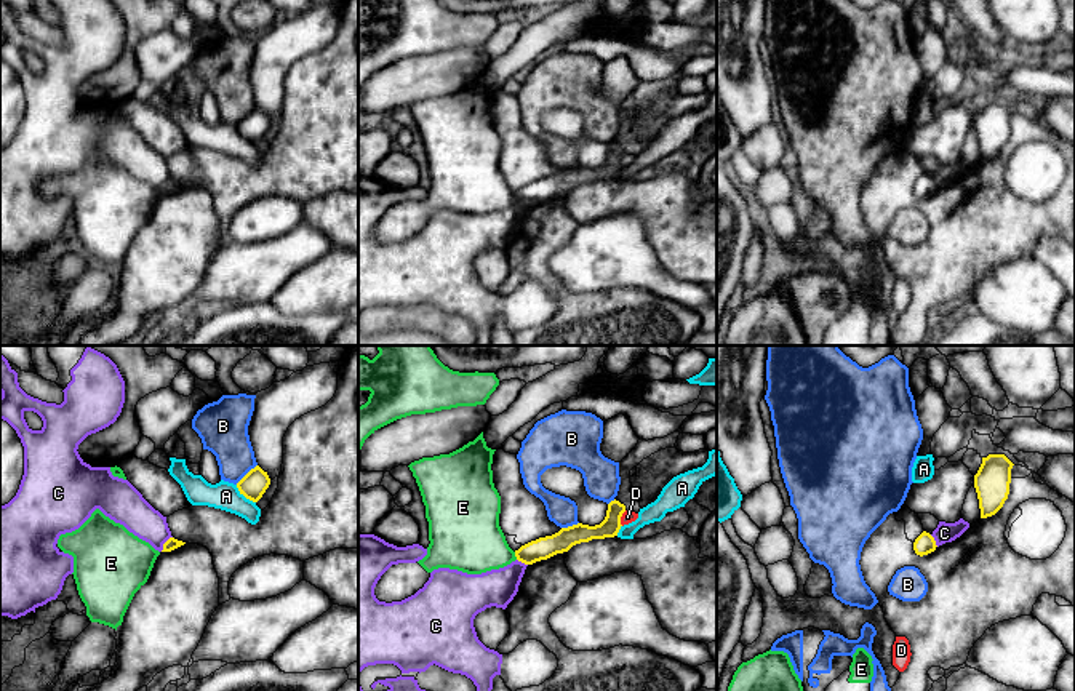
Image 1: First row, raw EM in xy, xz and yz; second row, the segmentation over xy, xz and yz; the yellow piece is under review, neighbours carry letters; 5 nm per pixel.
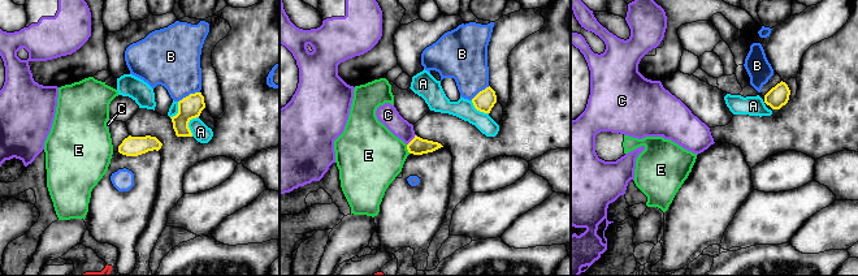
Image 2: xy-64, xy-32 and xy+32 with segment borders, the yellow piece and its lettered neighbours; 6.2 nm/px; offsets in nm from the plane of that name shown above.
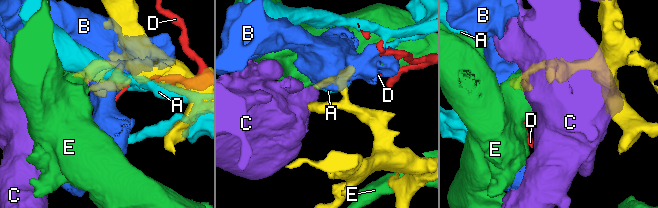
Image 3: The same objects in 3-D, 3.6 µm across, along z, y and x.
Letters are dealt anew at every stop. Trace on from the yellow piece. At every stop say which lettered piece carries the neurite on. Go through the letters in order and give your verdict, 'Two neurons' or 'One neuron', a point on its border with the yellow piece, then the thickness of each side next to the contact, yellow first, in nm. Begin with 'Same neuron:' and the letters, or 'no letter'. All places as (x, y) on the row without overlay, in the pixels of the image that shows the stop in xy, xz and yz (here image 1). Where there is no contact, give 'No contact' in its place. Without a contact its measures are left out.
Same neuron: no letter
A: Two neurons. Touches yellow at xy (245, 138). Thickness 140 nm (yellow) against 140 nm
B: Two neurons. Touches yellow at xy (247, 115). Thickness 140 nm (yellow) against 240 nm
C: Two neurons. Touches yellow at xy (163, 186). Thickness 60 nm (yellow) against 180 nm
D: Two neurons. Touches yellow at xz (619, 160). Thickness 100 nm (yellow) against 60 nm
E: Two neurons. Touches yellow at xz (515, 197). Thickness 110 nm (yellow) against 320 nm

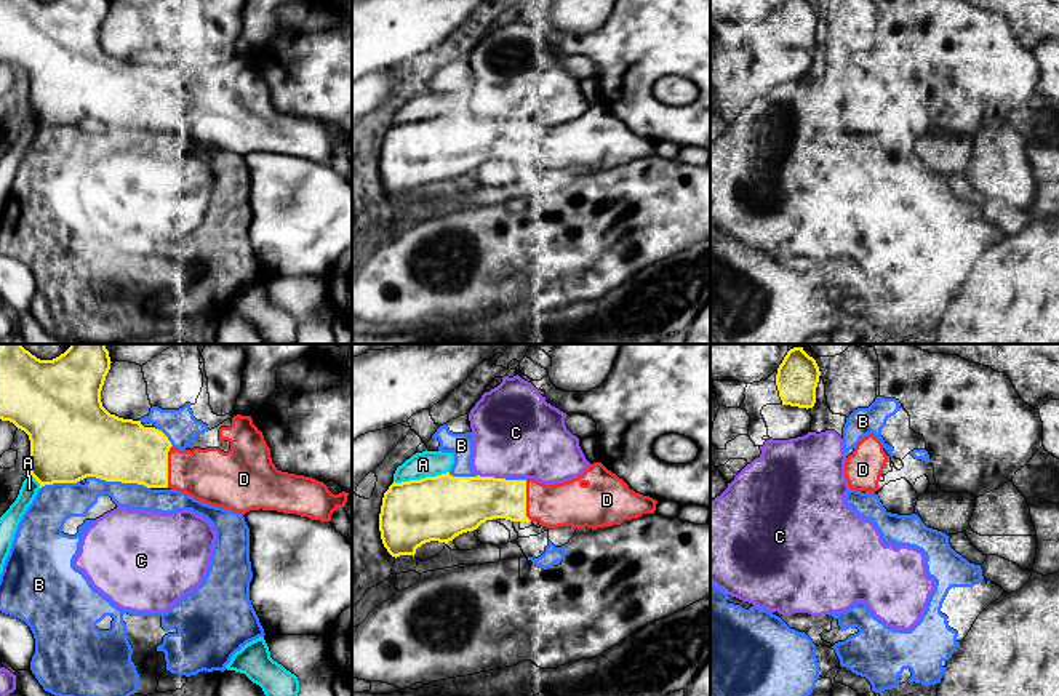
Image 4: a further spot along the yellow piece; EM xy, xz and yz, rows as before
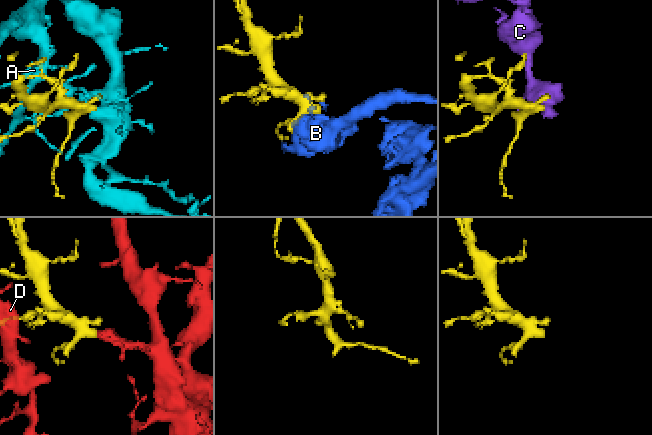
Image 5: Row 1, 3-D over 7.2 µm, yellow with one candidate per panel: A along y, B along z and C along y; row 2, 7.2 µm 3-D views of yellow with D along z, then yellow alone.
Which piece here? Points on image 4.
Same neuron: D
A: Two neurons. Touches yellow at xz (421, 120). Thickness 320 nm (yellow) against 130 nm
B: Two neurons. Touches yellow at xy (117, 122). Thickness 360 nm (yellow) against 180 nm
C: Two neurons. Touches yellow at xz (491, 119). Thickness 300 nm (yellow) against 440 nm
D: One neuron. Touches yellow at xy (167, 108). Thickness 320 nm (yellow) against 280 nm

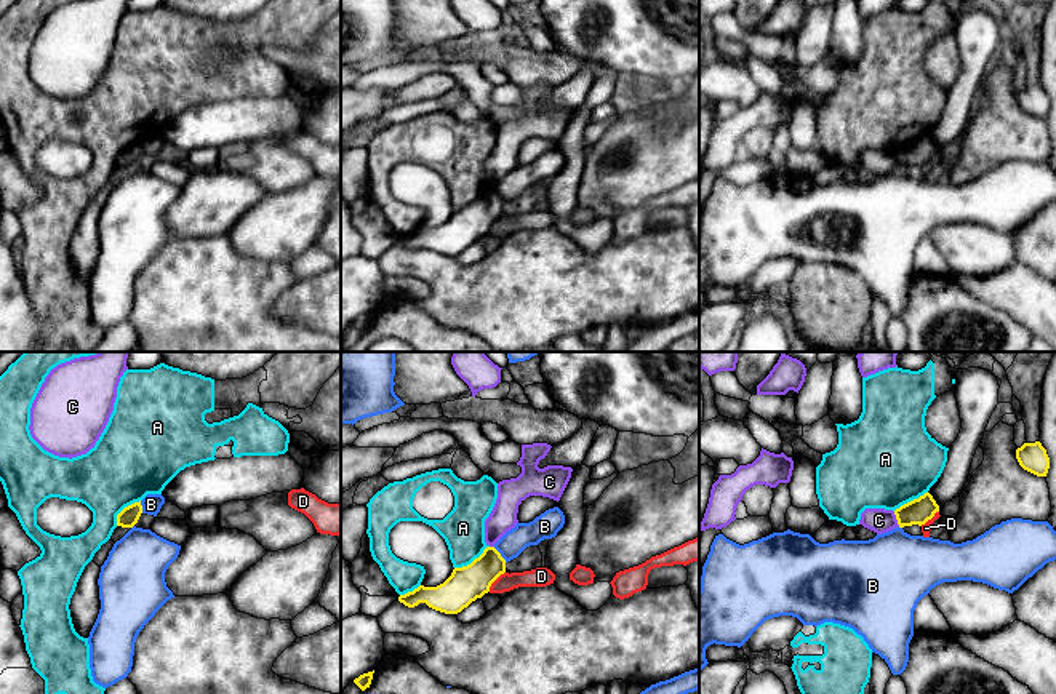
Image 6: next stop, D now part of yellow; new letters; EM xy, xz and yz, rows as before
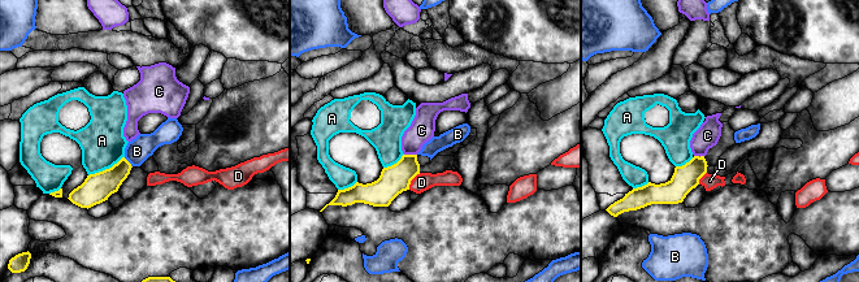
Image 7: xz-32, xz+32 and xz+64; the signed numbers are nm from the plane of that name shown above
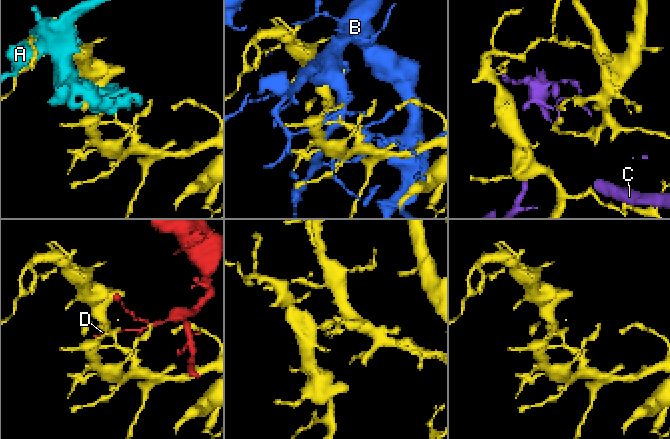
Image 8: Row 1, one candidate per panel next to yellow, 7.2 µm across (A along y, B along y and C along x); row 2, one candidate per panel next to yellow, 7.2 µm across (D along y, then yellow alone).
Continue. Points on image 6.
Same neuron: no letter
A: Two neurons. Touches yellow at xz (472, 203). Thickness 180 nm (yellow) against 220 nm
B: Two neurons. Touches yellow at xz (500, 197). Thickness 180 nm (yellow) against 120 nm
C: Two neurons. Touches yellow at yz (896, 160). Thickness 130 nm (yellow) against 130 nm
D: Two neurons. Touches yellow at xz (495, 221). Thickness 180 nm (yellow) against 100 nm

